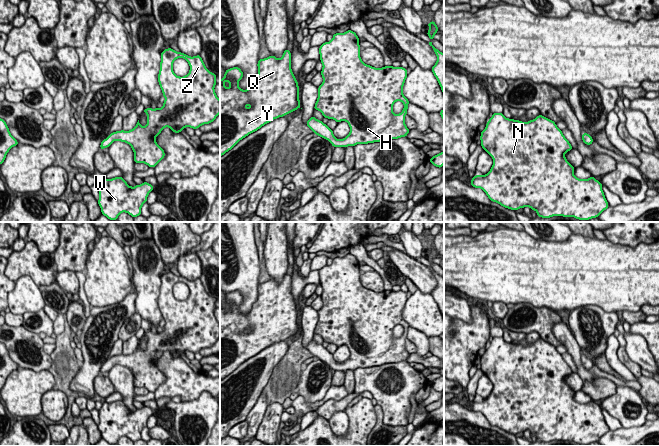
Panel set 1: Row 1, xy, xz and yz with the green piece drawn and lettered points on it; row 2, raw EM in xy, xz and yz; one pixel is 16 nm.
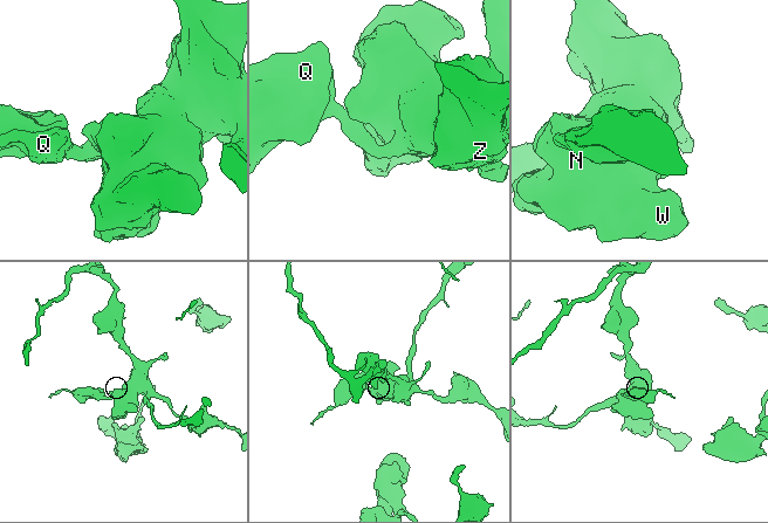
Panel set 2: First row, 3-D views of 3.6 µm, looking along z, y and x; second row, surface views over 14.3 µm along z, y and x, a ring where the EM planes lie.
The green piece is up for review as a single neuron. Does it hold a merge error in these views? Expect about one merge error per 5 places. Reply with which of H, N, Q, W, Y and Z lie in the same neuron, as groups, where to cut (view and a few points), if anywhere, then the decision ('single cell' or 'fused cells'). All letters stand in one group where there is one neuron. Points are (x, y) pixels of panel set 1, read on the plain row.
groups H N Q W Y Z; cut none; single cell

